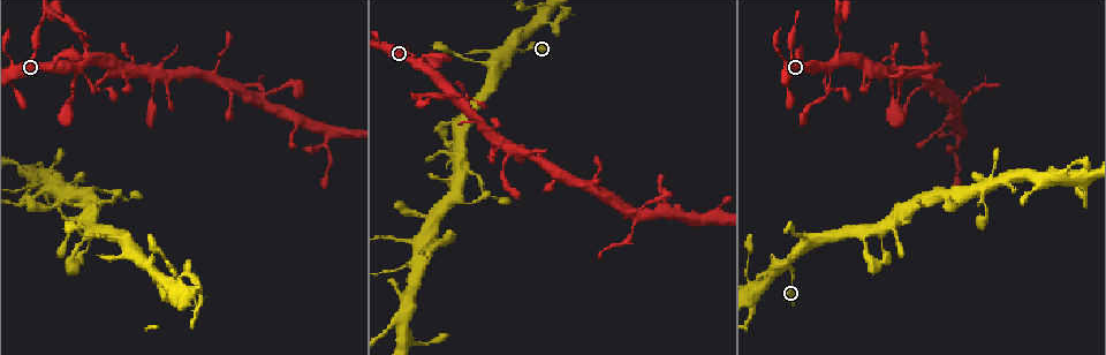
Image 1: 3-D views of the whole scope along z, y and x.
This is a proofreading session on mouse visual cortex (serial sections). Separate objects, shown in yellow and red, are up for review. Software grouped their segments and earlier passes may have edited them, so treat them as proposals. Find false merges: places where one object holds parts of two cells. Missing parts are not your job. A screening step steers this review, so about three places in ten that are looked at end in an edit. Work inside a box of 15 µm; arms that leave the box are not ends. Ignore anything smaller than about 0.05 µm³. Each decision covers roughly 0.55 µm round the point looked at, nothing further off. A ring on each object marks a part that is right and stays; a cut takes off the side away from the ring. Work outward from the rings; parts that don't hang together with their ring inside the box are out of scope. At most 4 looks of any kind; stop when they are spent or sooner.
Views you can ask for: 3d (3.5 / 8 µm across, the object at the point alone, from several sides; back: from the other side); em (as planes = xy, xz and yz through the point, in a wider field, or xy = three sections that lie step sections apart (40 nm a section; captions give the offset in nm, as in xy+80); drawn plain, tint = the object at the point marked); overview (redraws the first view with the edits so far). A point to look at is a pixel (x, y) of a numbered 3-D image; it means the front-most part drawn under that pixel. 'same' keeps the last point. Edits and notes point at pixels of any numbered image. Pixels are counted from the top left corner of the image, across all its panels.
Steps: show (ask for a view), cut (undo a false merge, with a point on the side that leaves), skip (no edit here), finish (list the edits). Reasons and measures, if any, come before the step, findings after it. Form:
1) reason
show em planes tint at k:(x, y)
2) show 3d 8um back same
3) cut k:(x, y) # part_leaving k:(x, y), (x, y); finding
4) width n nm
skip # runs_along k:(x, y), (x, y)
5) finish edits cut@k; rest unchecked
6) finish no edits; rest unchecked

narrows sharply
show 3d 8um at 1:(512, 46)

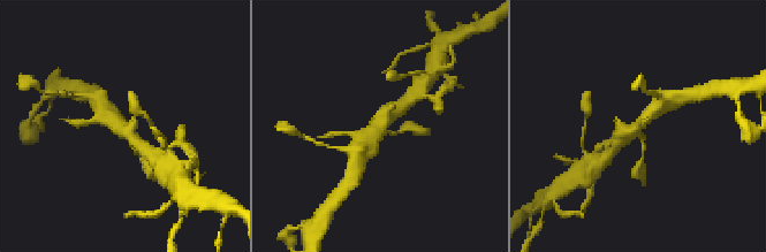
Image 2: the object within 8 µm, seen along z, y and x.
shape alone is not enough
show em xy step 5 tint at 2:(383, 126)

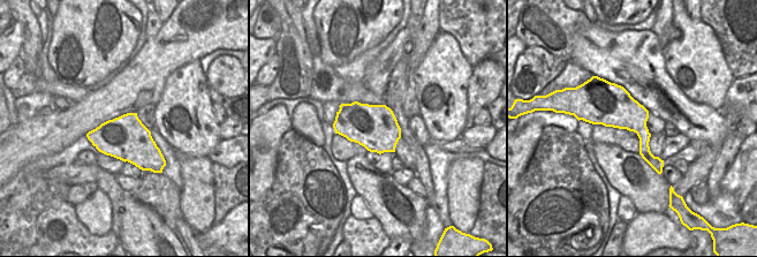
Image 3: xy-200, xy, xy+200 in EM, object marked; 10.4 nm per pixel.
skip # runs_along 2:(141, 157), (120, 123), (105, 109); one cell here

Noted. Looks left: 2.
sharp bend
show 3d 8um at 1:(761, 276)

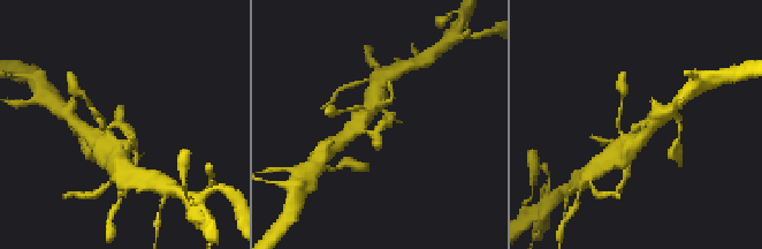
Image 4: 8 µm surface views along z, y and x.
shape alone is not enough
show em xy step 1 tint at 4:(641, 126)

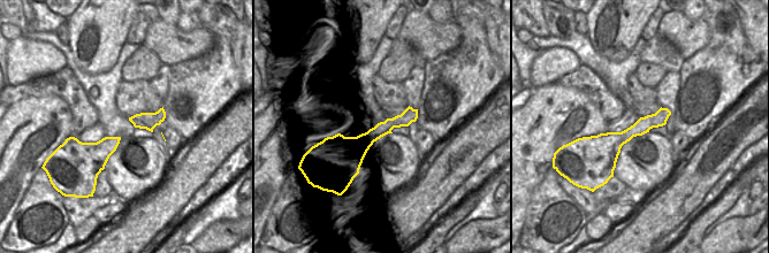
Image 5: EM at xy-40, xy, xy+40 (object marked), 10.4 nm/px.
skip # all the same cell

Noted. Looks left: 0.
finish no edits; rest unchecked

